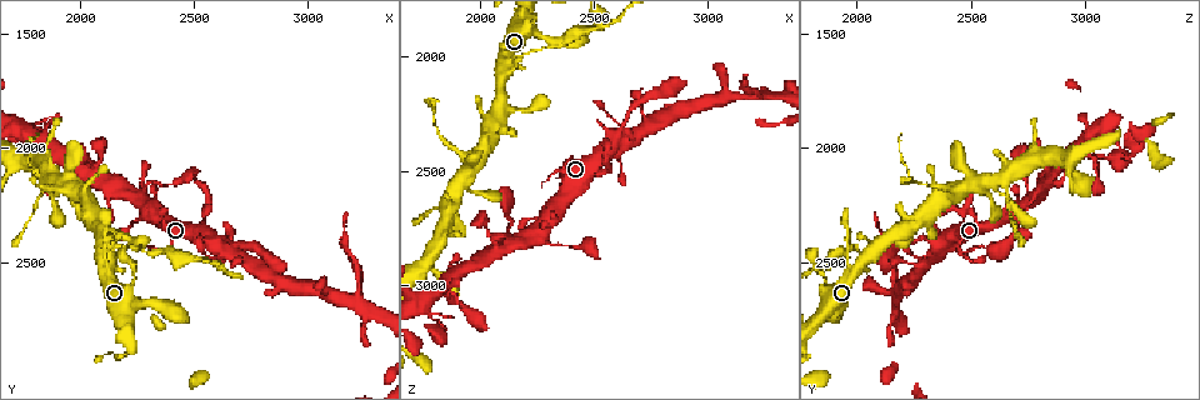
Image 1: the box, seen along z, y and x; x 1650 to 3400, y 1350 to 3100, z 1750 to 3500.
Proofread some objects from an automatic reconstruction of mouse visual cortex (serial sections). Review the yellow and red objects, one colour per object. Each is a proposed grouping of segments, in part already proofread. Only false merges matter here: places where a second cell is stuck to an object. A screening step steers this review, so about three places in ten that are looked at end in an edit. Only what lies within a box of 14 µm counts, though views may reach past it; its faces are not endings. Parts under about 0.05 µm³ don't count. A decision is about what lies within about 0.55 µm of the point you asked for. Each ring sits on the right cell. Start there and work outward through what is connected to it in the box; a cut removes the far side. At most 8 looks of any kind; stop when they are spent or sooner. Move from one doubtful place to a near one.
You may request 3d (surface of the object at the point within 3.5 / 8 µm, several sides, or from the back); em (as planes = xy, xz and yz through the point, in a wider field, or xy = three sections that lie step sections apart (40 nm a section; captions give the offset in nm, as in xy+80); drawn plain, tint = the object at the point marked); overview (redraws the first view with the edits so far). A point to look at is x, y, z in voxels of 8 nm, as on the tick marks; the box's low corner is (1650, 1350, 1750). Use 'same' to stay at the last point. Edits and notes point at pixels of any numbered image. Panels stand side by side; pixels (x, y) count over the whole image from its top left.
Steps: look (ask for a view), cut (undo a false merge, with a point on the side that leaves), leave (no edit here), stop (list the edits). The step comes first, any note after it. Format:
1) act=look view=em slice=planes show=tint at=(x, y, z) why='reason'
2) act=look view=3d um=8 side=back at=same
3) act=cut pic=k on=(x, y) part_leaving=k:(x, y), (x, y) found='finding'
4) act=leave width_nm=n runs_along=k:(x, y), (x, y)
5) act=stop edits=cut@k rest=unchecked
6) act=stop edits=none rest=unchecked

act=look view=3d um=3.5 side=back at=(1900, 2180, 2430) why='thick turns thin'

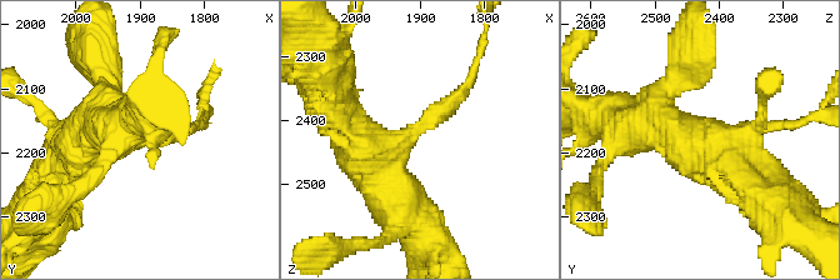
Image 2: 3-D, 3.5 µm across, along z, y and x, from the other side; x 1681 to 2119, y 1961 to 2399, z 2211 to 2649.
act=look view=em slice=xy step=5 show=tint at=same arm_widths_nm=150,600

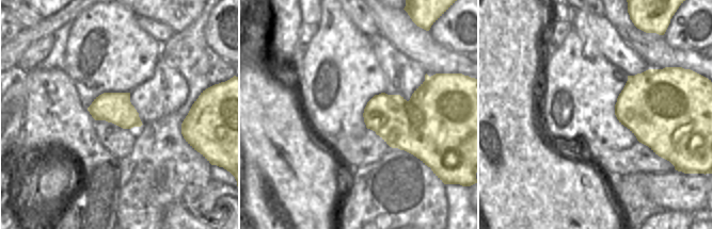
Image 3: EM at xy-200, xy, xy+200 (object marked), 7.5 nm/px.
act=cut pic=2 on=(450, 99) part_leaving=2:(420, 129), (463, 93), (485, 35) found='two cells meet here'

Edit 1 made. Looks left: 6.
act=look view=3d um=3.5 at=(2600, 2400, 2340) why='side arm on a straight run'

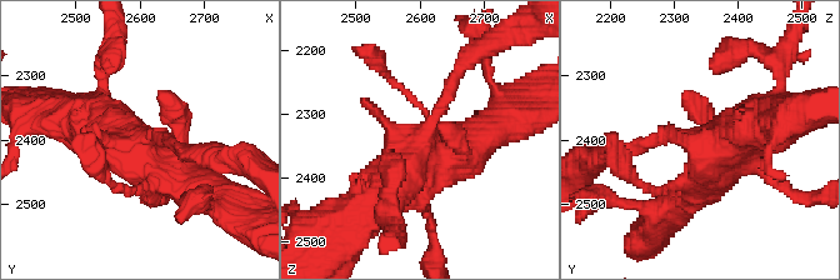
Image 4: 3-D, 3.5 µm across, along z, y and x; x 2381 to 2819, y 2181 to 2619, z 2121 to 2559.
act=look view=em slice=xy step=3 show=tint at=(2600, 2405, 2340)

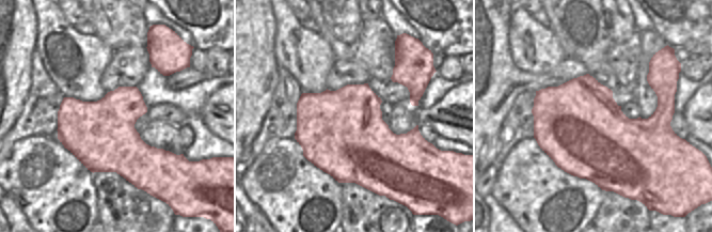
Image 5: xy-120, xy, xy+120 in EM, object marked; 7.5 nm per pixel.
act=leave found='one cell here'

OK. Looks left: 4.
act=look view=3d um=3.5 at=(3190, 2670, 2180) why='two arms at a narrow angle'

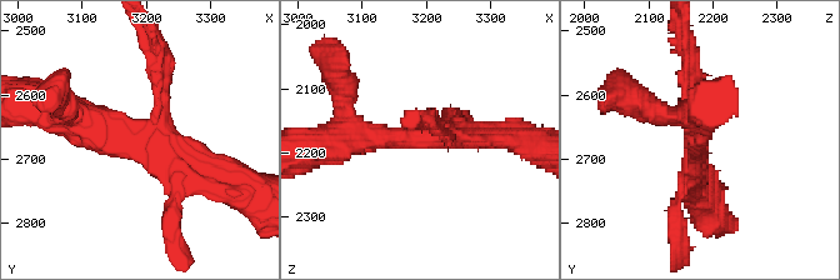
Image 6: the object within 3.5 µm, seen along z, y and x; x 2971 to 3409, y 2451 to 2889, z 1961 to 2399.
act=look view=em slice=xy step=2 show=tint at=(3200, 2660, 2180) arms=4 arm_widths_nm=200,300,300,350

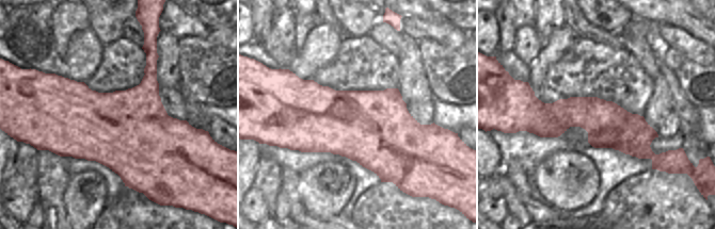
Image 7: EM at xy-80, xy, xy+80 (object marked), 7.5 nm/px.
act=look view=em slice=xy step=1 show=tint at=same why='cut it another way'

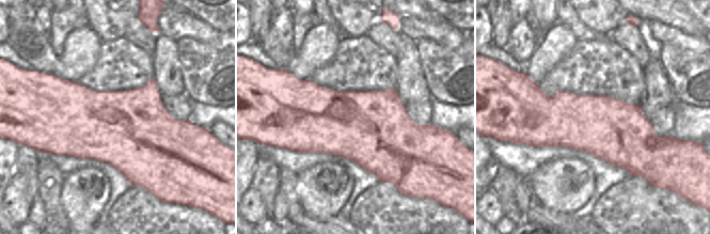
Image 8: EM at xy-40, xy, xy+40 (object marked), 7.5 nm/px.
act=cut pic=6 on=(156, 61) part_leaving=6:(161, 110), (158, 45), (150, 34) found='two cells meet here'

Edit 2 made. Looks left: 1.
act=stop edits=cut@2,cut@6 rest=unchecked

